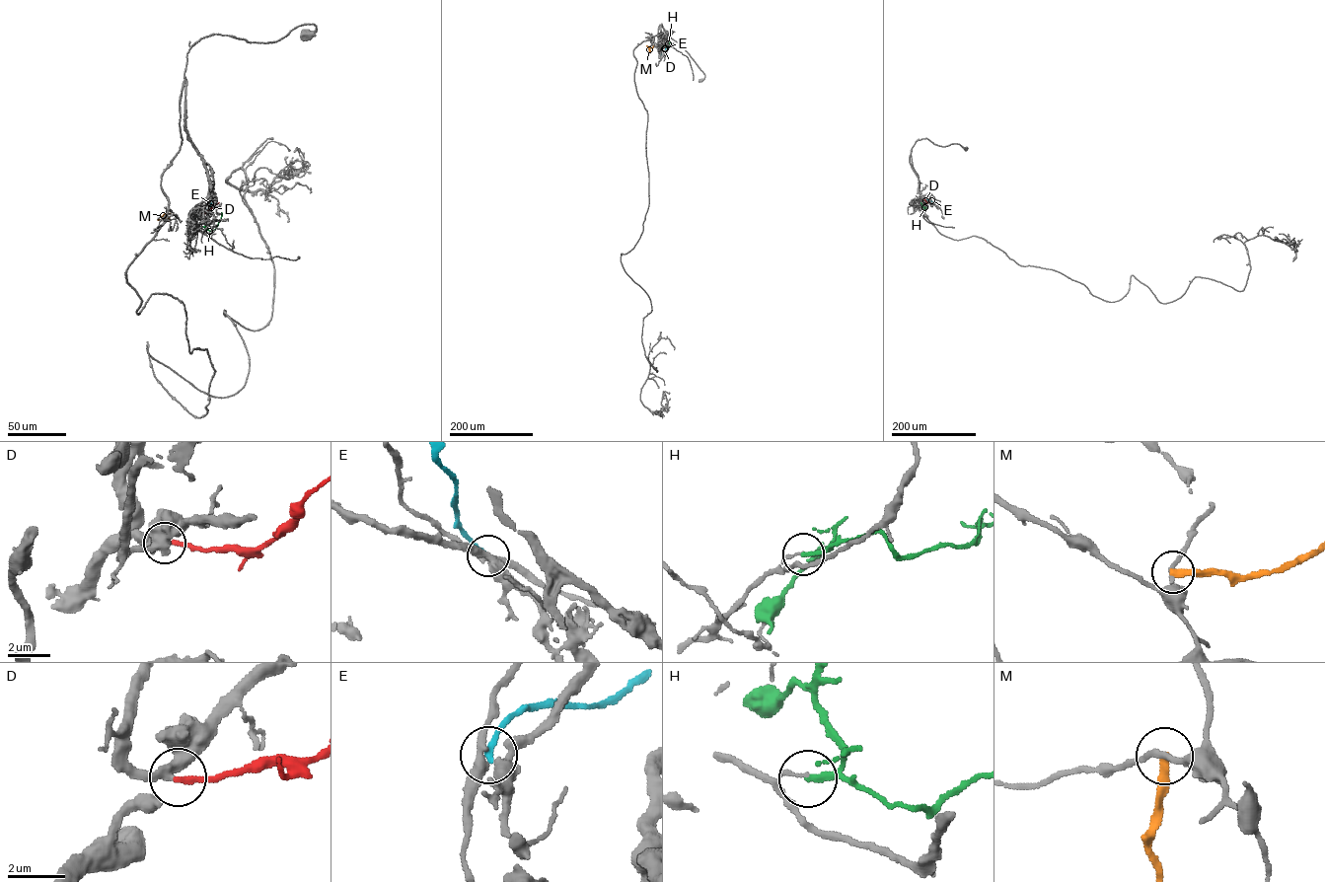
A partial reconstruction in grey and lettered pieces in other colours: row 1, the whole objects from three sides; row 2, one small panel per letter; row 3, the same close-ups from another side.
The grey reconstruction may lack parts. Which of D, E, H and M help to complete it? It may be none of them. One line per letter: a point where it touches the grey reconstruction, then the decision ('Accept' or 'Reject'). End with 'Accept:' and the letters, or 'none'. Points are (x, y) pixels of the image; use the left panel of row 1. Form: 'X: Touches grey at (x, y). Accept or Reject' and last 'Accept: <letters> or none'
D: Touches grey at (199, 213). Accept
E: Touches grey at (194, 218). Reject
H: Touches grey at (206, 230). Reject
M: Touches grey at (177, 217). Reject
Accept: D

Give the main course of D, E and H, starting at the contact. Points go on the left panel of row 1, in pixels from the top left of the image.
D: (199, 213), (204, 213), (219, 202)
E: (194, 218), (210, 203)
H: (206, 230), (215, 229), (221, 212)

